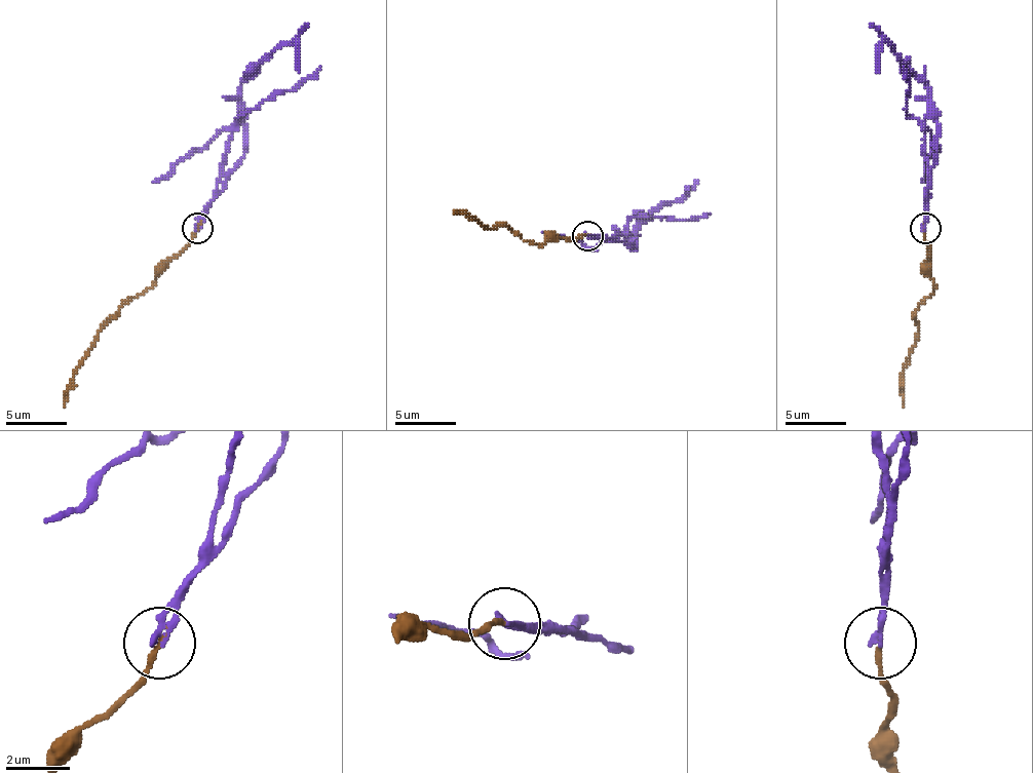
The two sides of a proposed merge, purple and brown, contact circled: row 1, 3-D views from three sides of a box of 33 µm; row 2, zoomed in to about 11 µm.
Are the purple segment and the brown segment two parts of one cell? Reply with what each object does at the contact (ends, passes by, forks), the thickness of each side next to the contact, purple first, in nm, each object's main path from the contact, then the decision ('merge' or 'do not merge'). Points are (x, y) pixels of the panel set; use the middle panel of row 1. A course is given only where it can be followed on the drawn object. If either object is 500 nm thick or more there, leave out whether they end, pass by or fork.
purple ends | brown ends | 240/140 nm | purple via (587, 235), (606, 238), (621, 235), (627, 238), (666, 201), (682, 195), (688, 186) | brown via (587, 235), (533, 244), (508, 226), (491, 229), (466, 214), (454, 214) | do not merge

